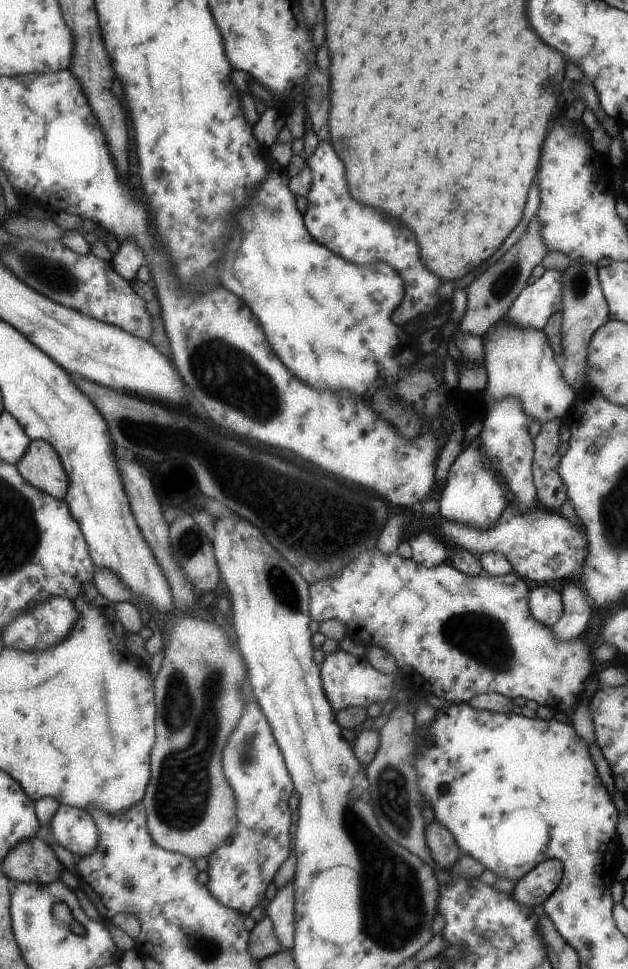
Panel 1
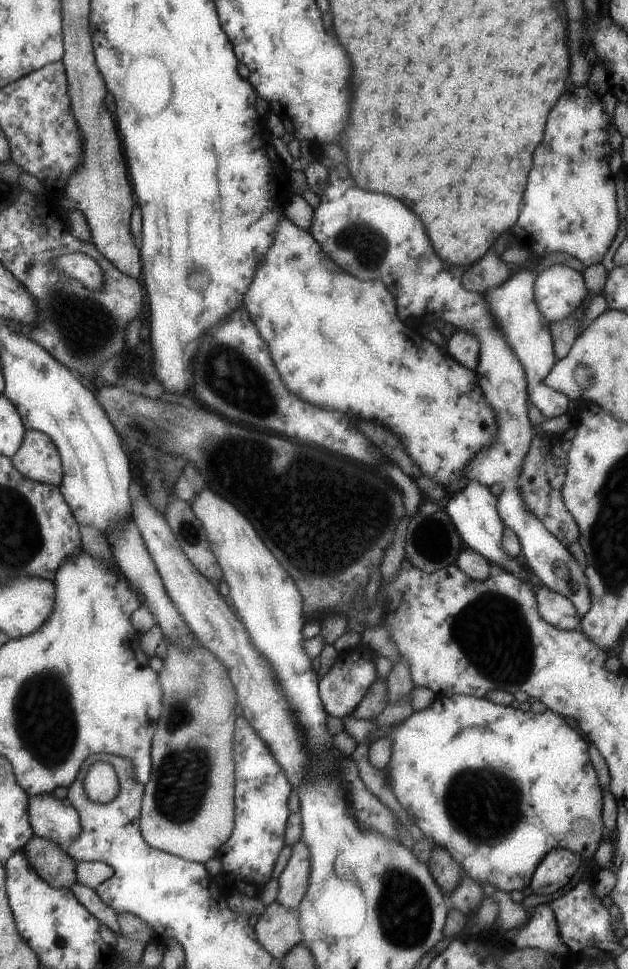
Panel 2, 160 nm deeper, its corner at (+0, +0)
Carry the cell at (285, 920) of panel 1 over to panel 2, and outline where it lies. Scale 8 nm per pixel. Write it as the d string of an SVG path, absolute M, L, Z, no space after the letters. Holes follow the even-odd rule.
M297 841L277 879L278 893L275 901L284 906L284 909L297 908L303 898L308 887L309 865L306 844Z

